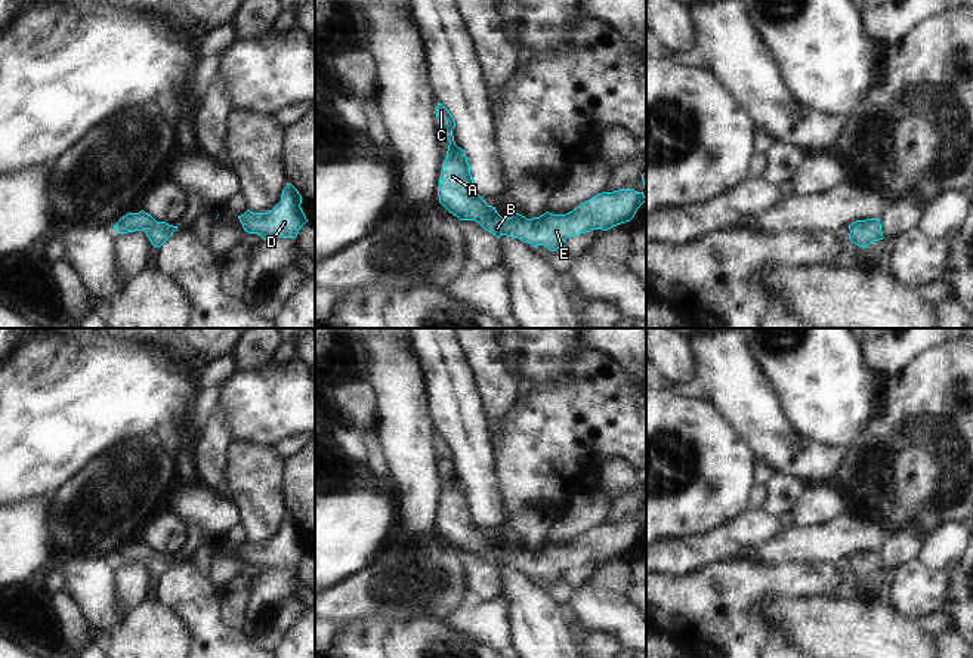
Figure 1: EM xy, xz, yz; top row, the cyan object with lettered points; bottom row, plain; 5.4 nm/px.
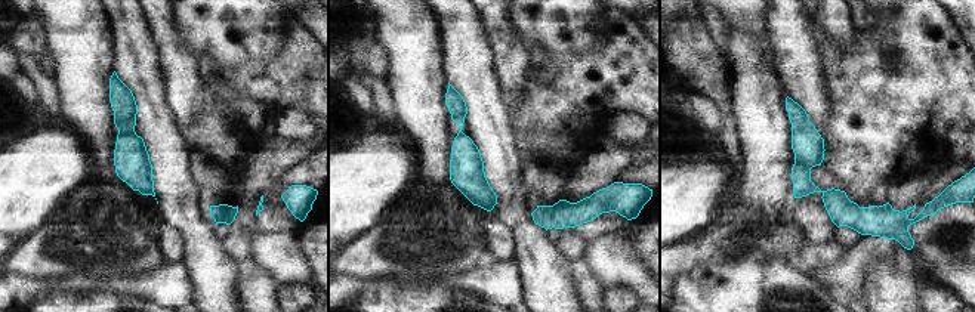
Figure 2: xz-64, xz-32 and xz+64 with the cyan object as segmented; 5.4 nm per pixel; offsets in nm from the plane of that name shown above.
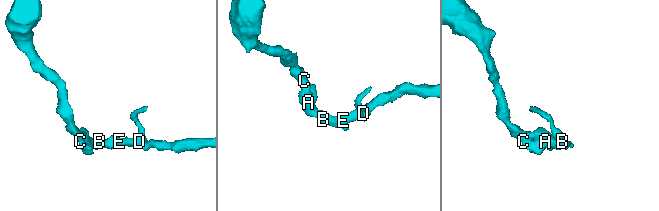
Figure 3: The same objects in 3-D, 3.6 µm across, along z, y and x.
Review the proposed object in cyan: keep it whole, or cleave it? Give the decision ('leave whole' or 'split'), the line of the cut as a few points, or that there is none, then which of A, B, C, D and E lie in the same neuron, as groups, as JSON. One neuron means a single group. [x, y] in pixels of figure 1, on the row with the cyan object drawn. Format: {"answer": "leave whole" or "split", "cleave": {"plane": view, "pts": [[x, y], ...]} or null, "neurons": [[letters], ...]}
{"answer": "leave whole", "cleave": null, "neurons": [["A", "B", "C", "D", "E"]]}

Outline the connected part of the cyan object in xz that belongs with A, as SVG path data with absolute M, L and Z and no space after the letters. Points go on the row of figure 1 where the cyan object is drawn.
M438 102L436 120L450 140L439 177L439 203L460 220L475 220L497 238L501 235L518 238L532 247L544 245L550 251L565 248L566 238L590 232L608 231L630 222L637 208L646 201L643 192L620 189L602 192L581 203L566 214L546 211L540 217L526 219L515 213L501 217L495 207L488 206L473 186L466 152L454 142L455 121L450 111Z

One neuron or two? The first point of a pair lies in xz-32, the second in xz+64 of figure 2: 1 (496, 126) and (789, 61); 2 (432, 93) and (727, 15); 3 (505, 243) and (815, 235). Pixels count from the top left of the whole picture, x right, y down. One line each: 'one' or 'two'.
1: one
2: two
3: one

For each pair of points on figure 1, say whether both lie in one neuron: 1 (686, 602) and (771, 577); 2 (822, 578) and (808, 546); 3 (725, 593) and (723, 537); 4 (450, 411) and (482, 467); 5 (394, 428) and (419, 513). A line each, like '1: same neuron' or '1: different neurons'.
1: same neuron
2: different neurons
3: different neurons
4: same neuron
5: same neuron

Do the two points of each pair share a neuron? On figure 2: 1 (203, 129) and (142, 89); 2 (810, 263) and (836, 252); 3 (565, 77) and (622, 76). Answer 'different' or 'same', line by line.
1: different
2: same
3: same

